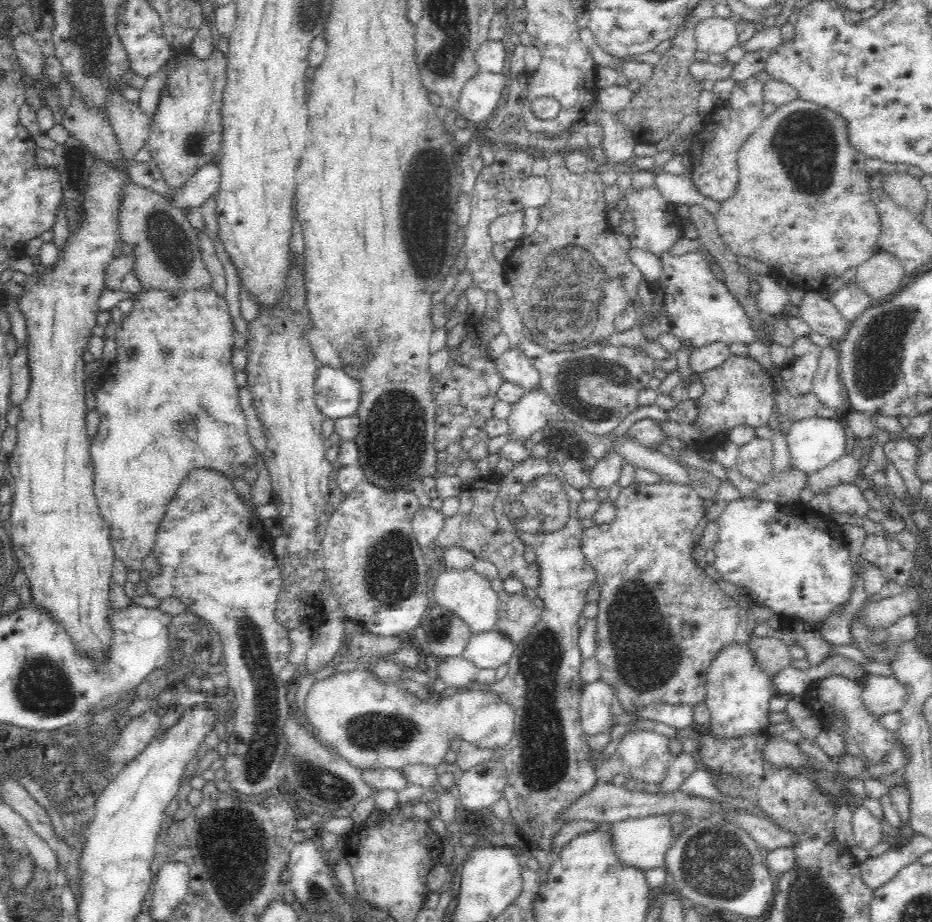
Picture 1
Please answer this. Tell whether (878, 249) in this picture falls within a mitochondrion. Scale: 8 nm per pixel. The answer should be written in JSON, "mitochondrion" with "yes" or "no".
{"mitochondrion":"no"}

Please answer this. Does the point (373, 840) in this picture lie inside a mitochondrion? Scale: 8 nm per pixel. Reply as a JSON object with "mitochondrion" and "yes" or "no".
{"mitochondrion":"no"}

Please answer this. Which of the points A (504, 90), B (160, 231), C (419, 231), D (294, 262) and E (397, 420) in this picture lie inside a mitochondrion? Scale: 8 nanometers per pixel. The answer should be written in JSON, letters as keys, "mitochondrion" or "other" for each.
{"A":"other","B":"mitochondrion","C":"mitochondrion","D":"other","E":"mitochondrion"}

